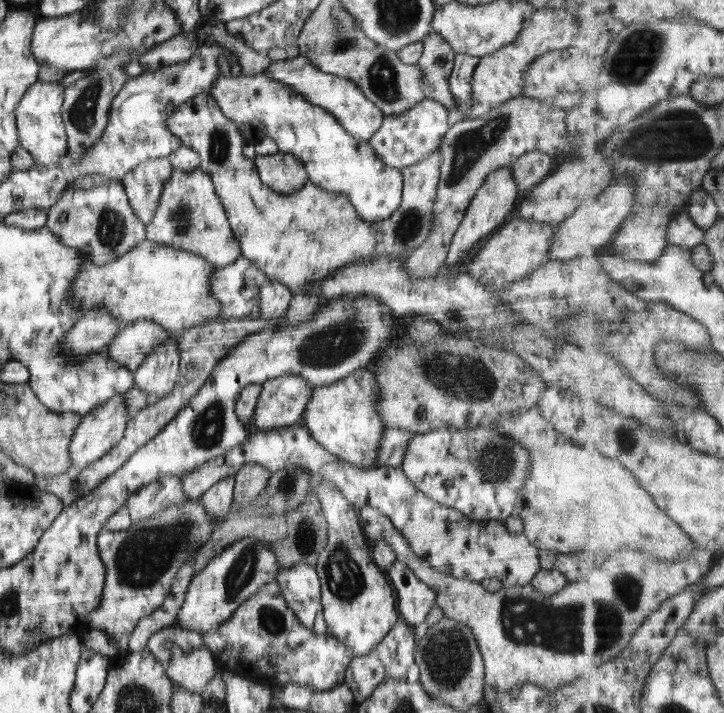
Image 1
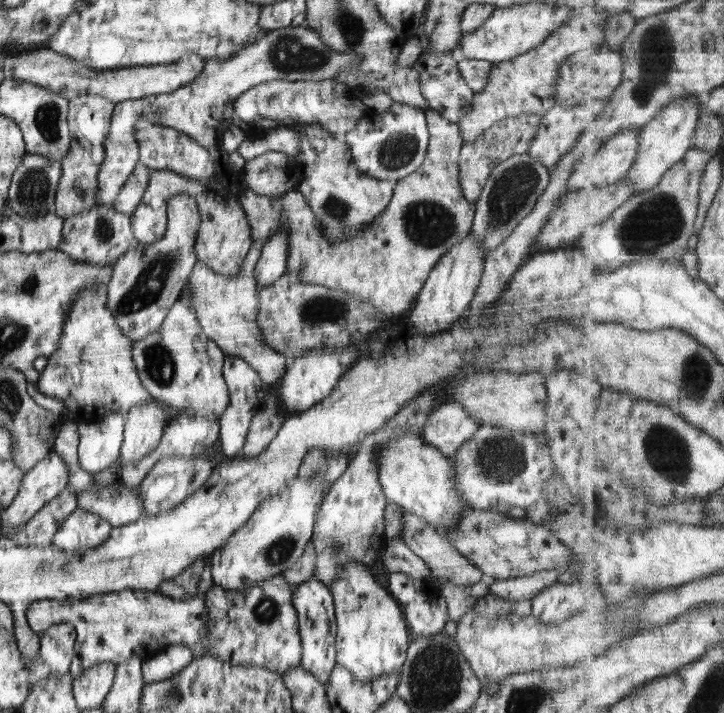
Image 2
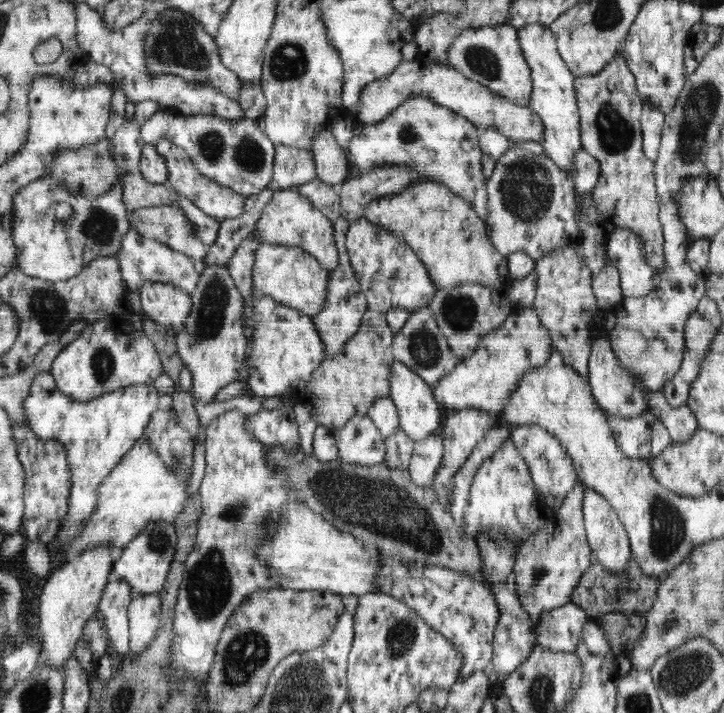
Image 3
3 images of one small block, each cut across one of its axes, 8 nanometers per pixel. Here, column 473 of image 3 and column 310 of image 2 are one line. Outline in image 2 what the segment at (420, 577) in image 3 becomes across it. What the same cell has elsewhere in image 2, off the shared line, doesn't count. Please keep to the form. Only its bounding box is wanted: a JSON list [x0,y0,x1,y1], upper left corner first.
[292,578,337,686]

